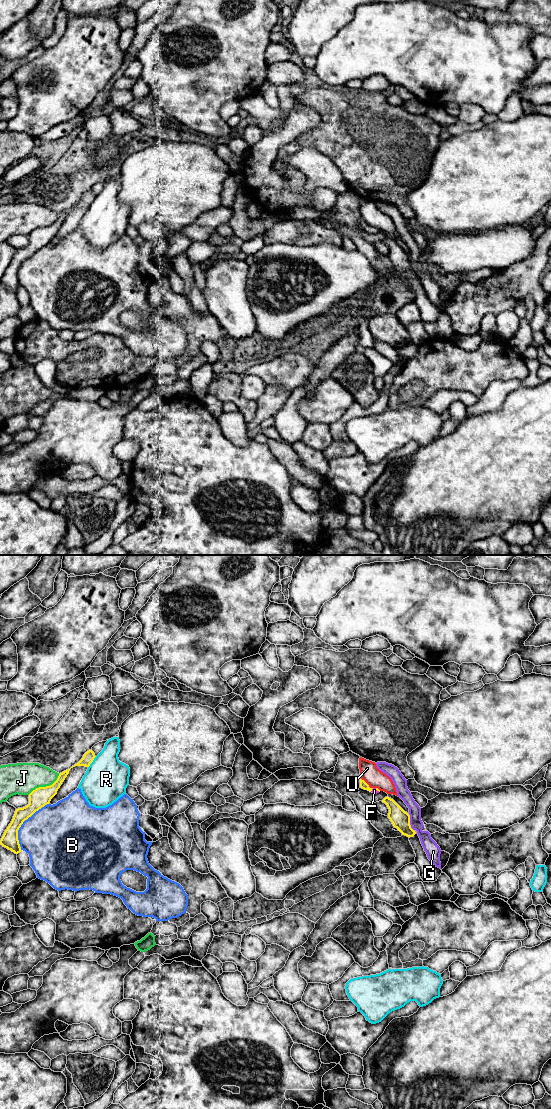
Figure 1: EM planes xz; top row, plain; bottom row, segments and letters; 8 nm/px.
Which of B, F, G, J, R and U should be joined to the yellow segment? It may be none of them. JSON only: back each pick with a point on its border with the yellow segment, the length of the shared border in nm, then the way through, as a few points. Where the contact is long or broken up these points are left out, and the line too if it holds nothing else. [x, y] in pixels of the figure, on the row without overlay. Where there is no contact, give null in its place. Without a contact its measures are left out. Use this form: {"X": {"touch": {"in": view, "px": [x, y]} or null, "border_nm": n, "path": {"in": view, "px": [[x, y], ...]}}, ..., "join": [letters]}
{"F": {"touch": {"in": "xz", "px": [377, 230]}, "border_nm": 50, "path": {"in": "xz", "px": [[377, 229], [377, 230], [374, 230]]}}, "join": ["F"]}

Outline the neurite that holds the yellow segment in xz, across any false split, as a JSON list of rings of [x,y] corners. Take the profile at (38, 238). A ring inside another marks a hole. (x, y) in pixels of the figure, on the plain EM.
[[[70,209],[59,214],[57,220],[50,226],[39,227],[29,234],[29,244],[15,251],[13,259],[5,270],[0,285],[11,290],[15,294],[20,293],[21,287],[18,280],[18,270],[25,260],[31,257],[36,251],[49,244],[57,234],[62,222],[69,214]]]

